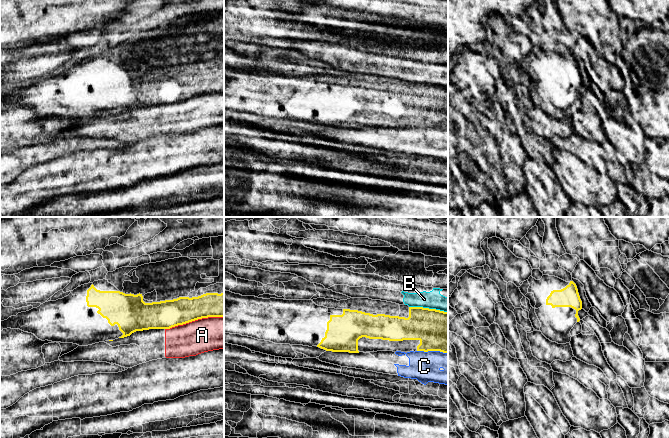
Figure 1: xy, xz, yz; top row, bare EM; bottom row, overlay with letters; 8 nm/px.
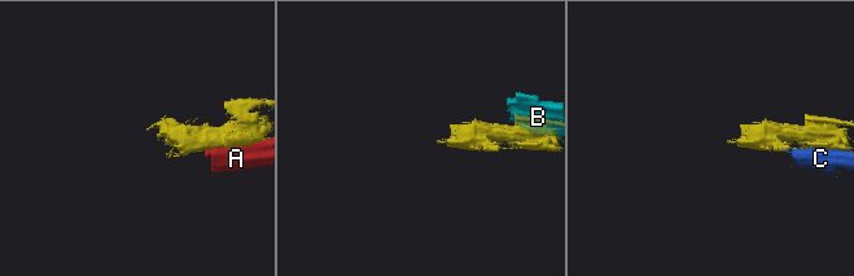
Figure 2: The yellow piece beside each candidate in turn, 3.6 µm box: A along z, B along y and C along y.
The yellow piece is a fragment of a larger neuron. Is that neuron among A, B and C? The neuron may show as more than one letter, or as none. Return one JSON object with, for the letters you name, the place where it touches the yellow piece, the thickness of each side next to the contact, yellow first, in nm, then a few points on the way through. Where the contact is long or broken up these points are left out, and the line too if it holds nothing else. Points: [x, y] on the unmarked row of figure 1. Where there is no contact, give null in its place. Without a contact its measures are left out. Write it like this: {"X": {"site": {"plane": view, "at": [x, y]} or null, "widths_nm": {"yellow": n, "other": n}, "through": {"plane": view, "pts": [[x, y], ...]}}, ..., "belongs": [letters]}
{"belongs": []}

